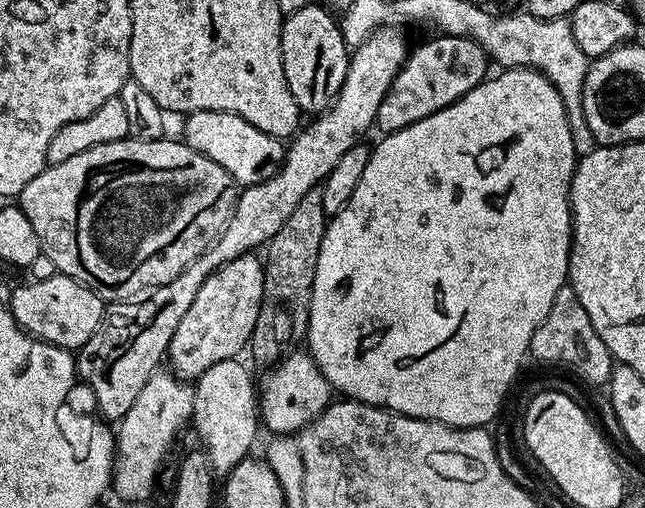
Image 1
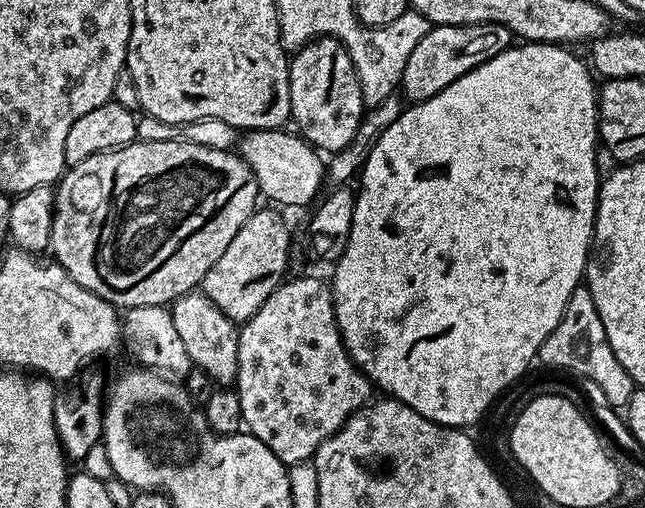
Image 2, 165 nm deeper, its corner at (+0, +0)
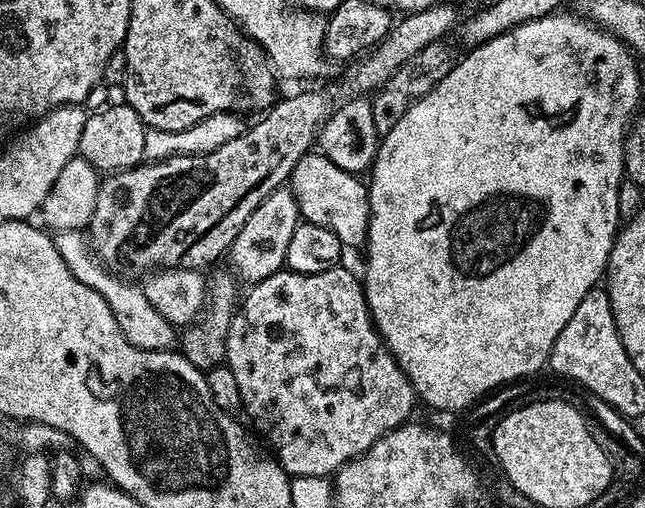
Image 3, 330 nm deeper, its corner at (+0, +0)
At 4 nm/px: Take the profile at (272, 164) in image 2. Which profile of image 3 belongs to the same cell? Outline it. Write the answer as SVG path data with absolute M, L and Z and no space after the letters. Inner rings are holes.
M319 150L307 152L298 166L294 166L290 177L290 187L301 217L307 223L326 226L326 230L338 234L345 249L363 249L368 238L368 184L360 180L363 179L359 175L342 170L342 166L334 166L334 162L330 162L330 158L326 158Z

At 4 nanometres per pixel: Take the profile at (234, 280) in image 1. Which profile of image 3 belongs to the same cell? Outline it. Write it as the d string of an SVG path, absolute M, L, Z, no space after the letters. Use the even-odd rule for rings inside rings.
M281 186L260 203L258 210L246 218L246 226L238 230L238 238L234 238L232 247L226 253L231 271L237 281L251 286L270 278L270 274L281 271L285 267L286 250L290 250L290 238L294 230L302 222L298 202L294 198L291 187Z

